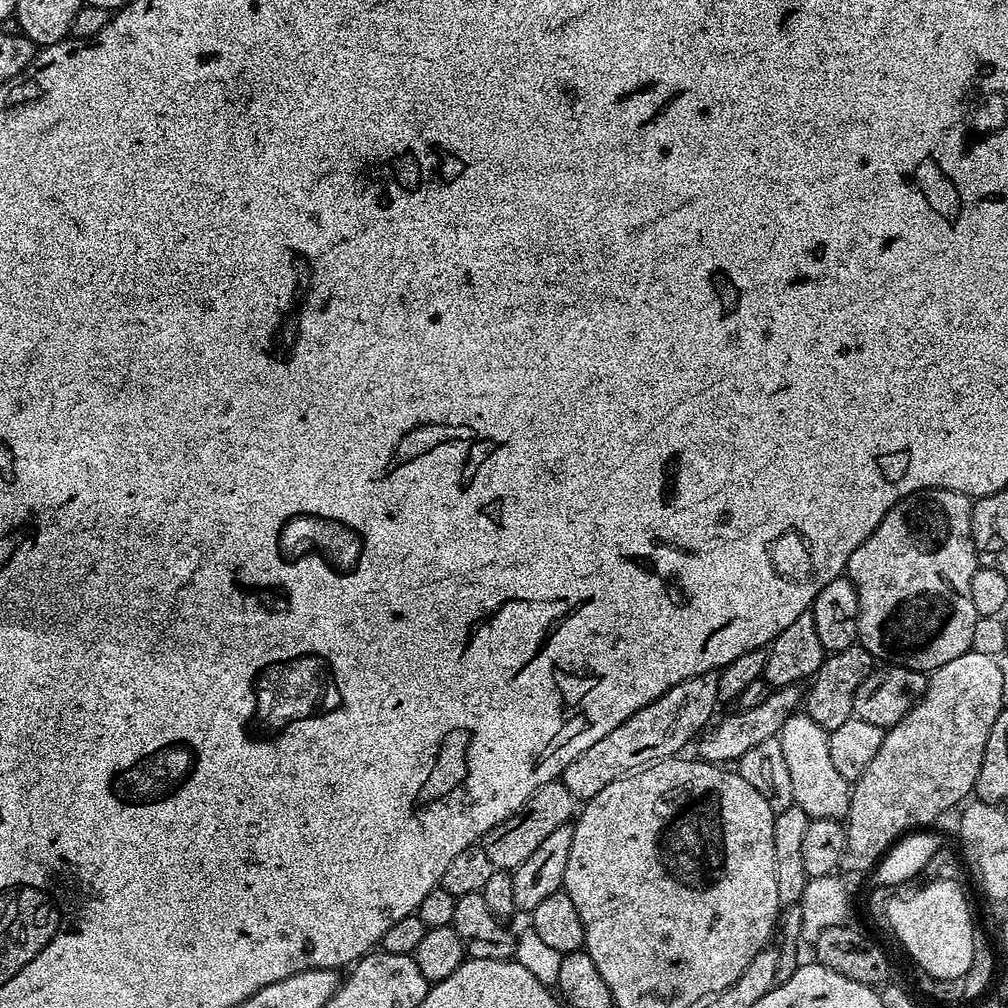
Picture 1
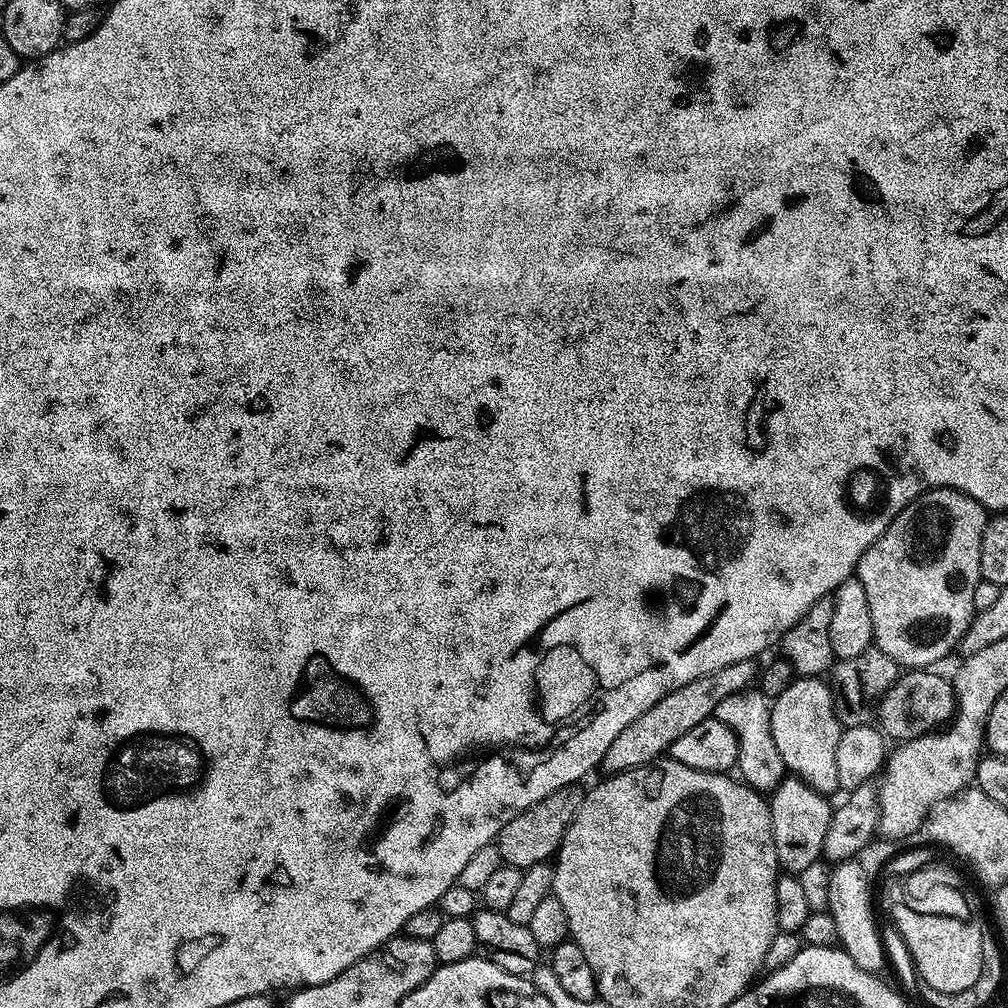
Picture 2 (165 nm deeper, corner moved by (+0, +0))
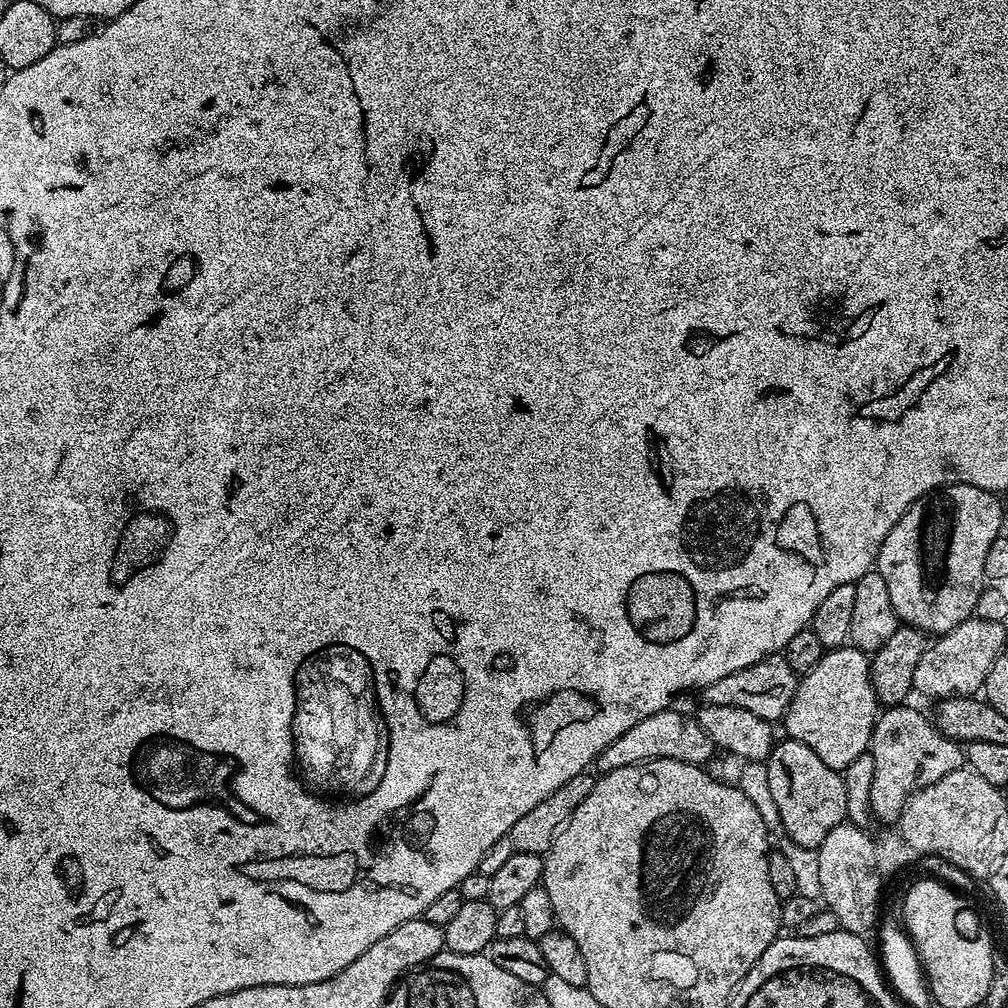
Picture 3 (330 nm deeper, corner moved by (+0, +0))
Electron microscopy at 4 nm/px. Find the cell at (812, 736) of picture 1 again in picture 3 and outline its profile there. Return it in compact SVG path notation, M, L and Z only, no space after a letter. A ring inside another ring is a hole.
M845 646L825 651L824 656L814 666L814 670L803 673L796 685L796 693L790 702L787 712L784 713L782 727L791 739L802 742L838 773L854 762L863 752L869 751L872 742L872 727L876 725L878 715L878 701L872 689L872 679L868 673L870 660L859 648Z

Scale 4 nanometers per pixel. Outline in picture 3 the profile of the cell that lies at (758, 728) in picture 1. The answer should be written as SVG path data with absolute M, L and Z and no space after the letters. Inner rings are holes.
M665 710L658 714L650 714L650 718L642 718L638 726L630 726L622 738L614 738L606 750L596 757L594 764L601 773L618 770L622 766L642 764L646 760L677 760L687 764L707 765L707 760L714 753L712 739L702 730L699 719L683 716L680 712Z

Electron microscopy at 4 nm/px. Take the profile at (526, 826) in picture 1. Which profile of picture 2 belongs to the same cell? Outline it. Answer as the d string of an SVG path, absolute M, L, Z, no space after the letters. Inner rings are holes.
M568 784L565 788L554 790L554 794L546 794L546 798L522 810L522 814L510 818L510 822L502 826L500 835L494 841L497 850L500 851L501 861L523 869L551 861L560 851L560 843L564 840L566 830L572 825L573 818L582 806L584 793L585 789L580 784Z

